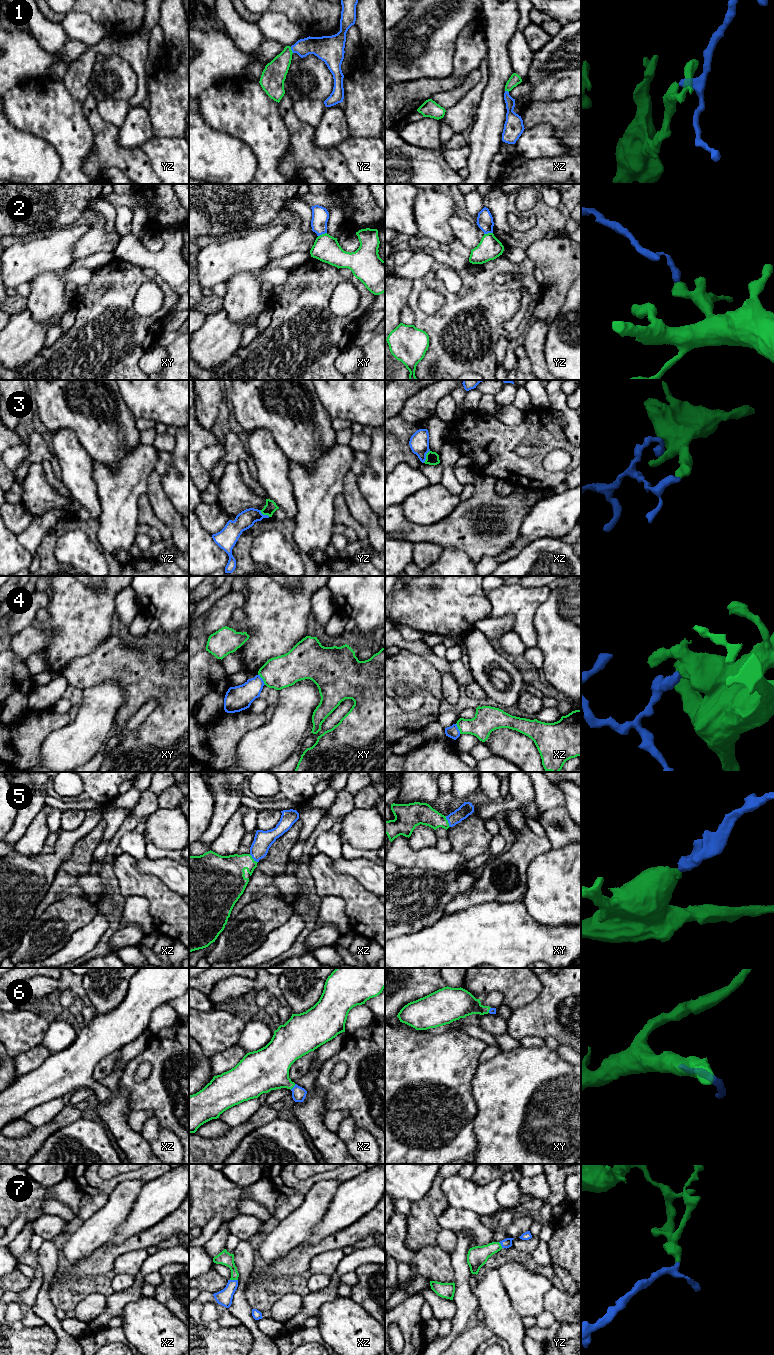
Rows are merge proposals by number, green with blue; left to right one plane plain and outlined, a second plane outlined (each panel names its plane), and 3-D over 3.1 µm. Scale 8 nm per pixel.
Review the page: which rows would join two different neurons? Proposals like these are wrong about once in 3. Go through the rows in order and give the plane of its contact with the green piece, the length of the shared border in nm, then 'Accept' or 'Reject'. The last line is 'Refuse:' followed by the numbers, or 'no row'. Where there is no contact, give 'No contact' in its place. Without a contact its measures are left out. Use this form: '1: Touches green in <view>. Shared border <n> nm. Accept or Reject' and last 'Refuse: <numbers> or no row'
1: Touches green in yz. Shared border 50 nm. Accept
2: Touches green in xy. Shared border 80 nm. Reject
3: Touches green in xz. Shared border 120 nm. Reject
4: Touches green in xy. Shared border 110 nm. Reject
5: Touches green in xy. Shared border 100 nm. Accept
6: Touches green in xz. Shared border 60 nm. Accept
7: Touches green in xz. Shared border 60 nm. Accept
Refuse: 2, 3, 4

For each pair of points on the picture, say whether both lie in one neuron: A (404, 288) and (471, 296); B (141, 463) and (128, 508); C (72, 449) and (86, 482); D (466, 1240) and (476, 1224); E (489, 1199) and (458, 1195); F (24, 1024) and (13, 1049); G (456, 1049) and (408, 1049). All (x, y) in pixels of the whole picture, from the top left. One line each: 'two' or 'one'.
A: two
B: one
C: one
D: two
E: one
F: one
G: one

